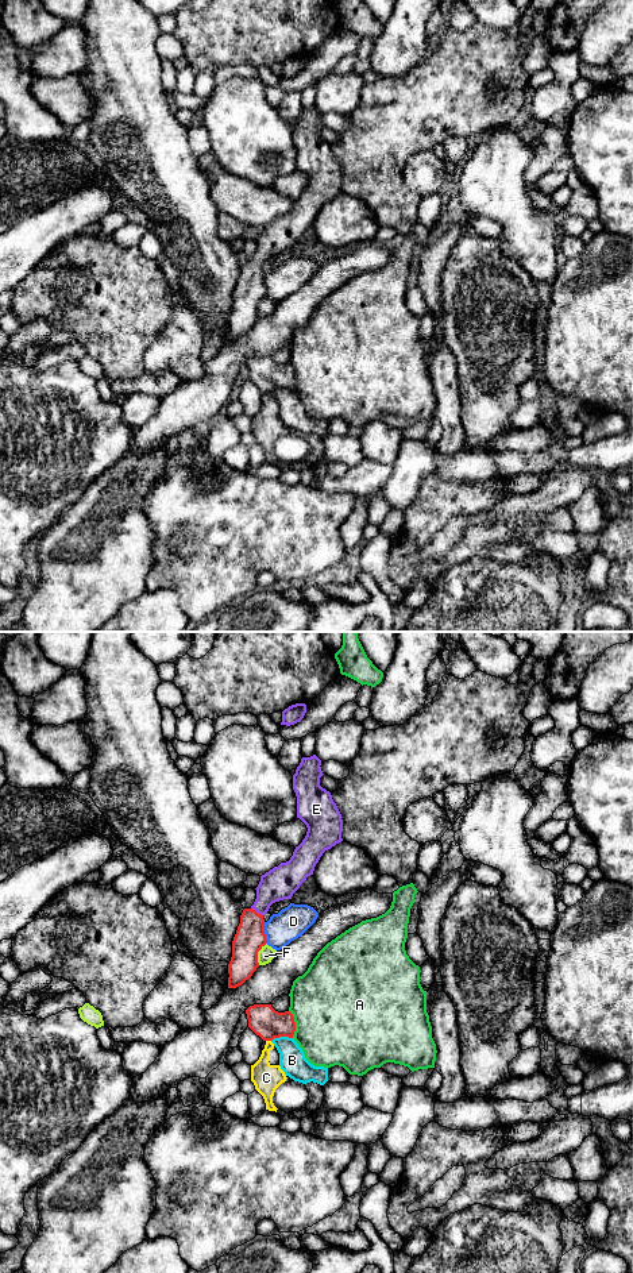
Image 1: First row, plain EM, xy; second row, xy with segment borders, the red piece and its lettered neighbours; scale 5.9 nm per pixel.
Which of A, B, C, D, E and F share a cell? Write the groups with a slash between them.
A / B / C / D / E / F

